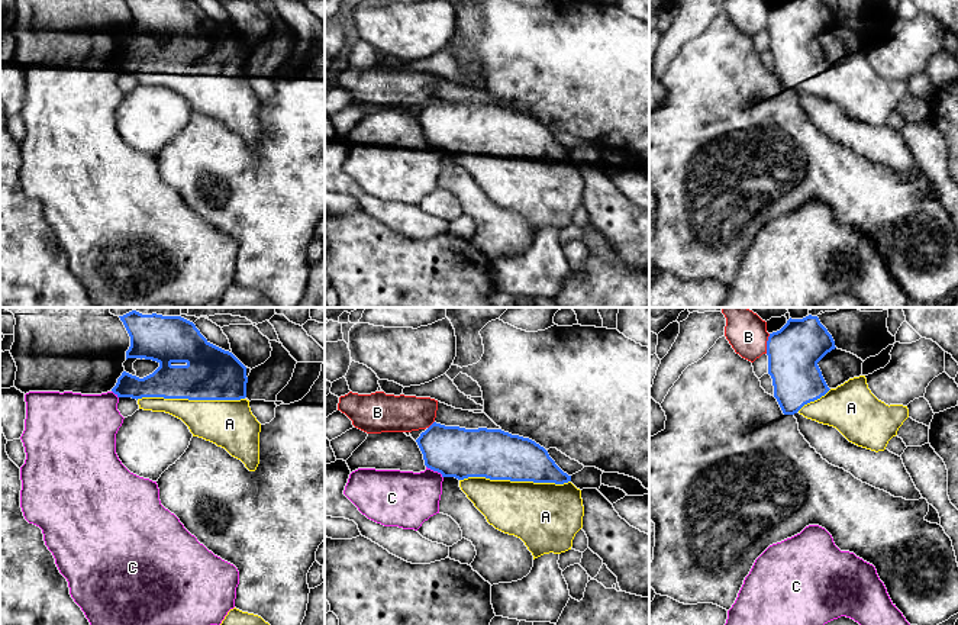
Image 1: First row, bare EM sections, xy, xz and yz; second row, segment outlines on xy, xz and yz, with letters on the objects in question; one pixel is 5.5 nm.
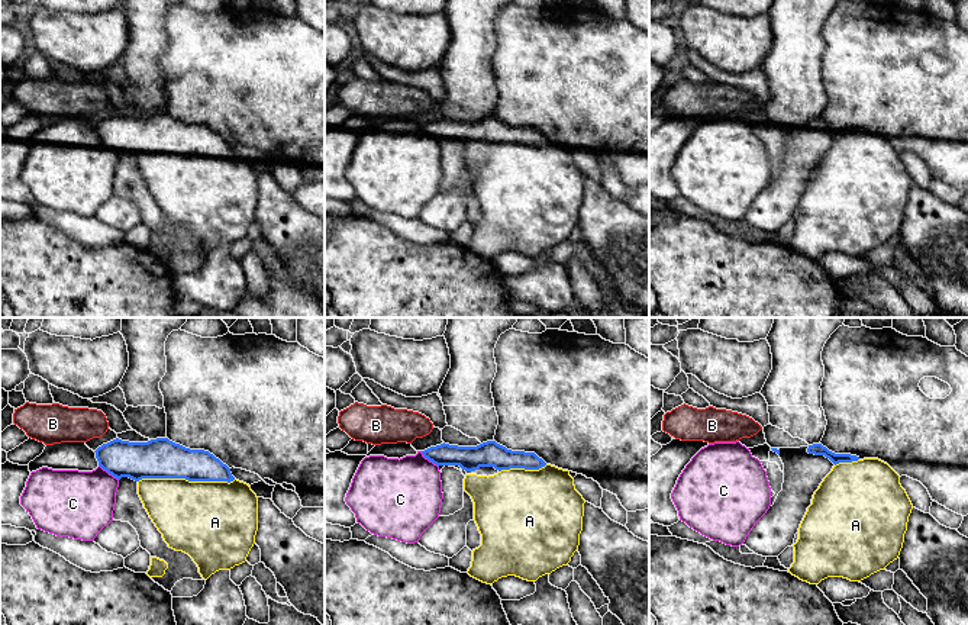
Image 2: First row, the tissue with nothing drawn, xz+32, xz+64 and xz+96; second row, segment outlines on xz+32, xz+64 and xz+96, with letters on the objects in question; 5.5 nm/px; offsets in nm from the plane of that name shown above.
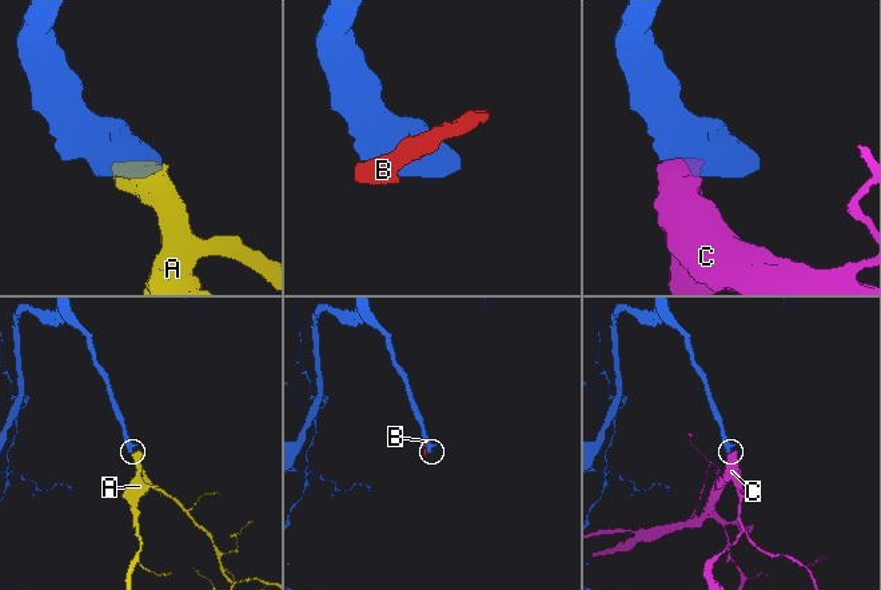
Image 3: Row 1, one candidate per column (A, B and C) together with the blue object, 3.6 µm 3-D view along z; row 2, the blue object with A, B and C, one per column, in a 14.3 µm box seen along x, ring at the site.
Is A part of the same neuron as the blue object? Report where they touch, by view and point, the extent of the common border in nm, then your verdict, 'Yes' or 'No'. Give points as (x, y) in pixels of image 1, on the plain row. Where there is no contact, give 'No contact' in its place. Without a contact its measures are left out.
Touches blue at xz (515, 155). Shared border 600 nm. Yes

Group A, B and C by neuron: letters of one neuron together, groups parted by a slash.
A / B / C

